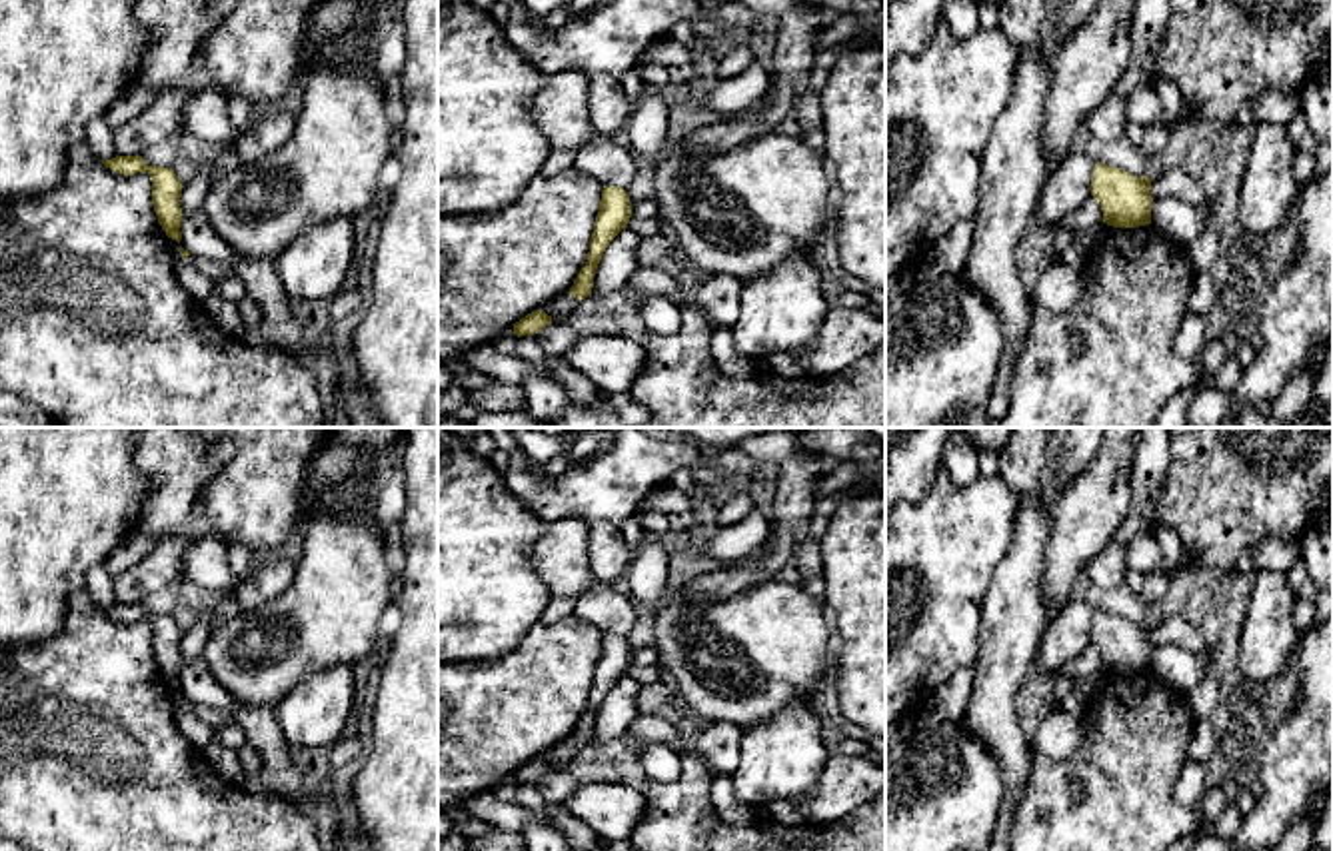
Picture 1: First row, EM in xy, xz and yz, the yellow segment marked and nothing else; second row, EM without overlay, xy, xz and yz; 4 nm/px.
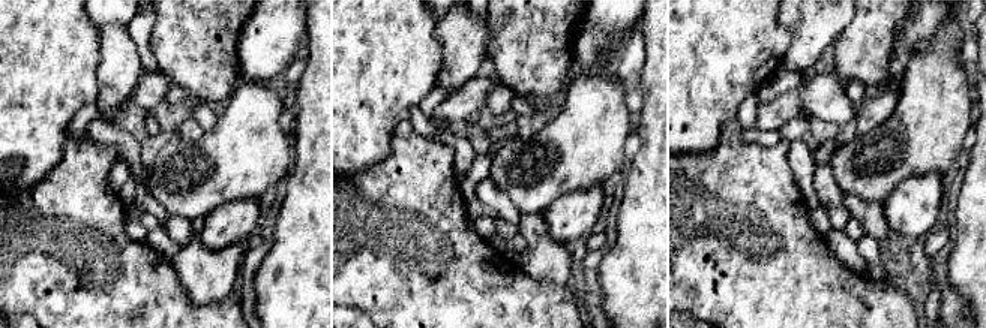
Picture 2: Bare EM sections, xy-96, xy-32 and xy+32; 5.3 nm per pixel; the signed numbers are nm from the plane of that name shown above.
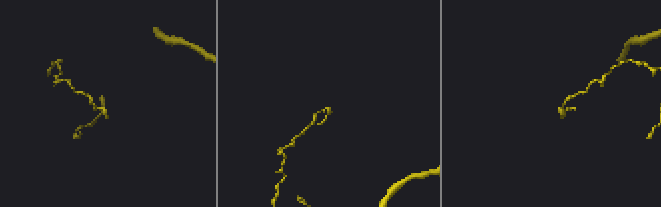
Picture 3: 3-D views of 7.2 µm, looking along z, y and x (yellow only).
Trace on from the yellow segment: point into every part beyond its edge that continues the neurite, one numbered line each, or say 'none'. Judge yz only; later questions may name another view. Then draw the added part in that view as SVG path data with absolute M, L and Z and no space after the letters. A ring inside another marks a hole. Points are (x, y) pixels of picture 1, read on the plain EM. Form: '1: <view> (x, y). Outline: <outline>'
none

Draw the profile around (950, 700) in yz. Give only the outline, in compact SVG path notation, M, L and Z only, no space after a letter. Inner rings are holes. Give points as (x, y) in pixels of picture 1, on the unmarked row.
M973 667L955 671L941 683L931 699L917 711L915 731L939 727L945 721L961 719L973 687Z

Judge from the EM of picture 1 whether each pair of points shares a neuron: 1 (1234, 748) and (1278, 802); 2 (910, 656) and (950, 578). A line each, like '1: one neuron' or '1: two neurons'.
1: two neurons
2: one neuron

